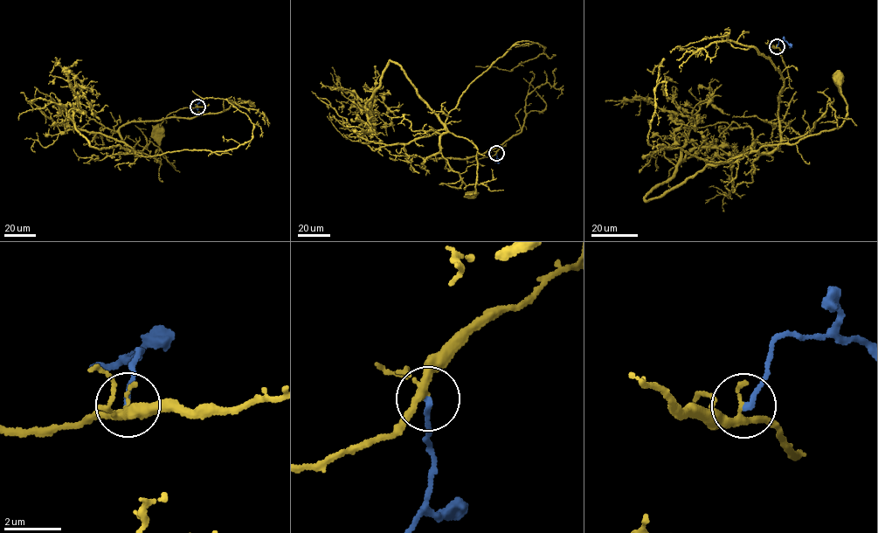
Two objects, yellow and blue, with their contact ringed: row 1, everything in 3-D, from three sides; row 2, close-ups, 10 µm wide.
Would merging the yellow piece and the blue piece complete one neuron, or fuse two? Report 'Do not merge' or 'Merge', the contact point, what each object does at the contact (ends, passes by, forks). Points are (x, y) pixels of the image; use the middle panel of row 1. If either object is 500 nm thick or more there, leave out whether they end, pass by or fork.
Do not merge. Place: (496, 153). At the ring yellow forks. At the ring blue ends

